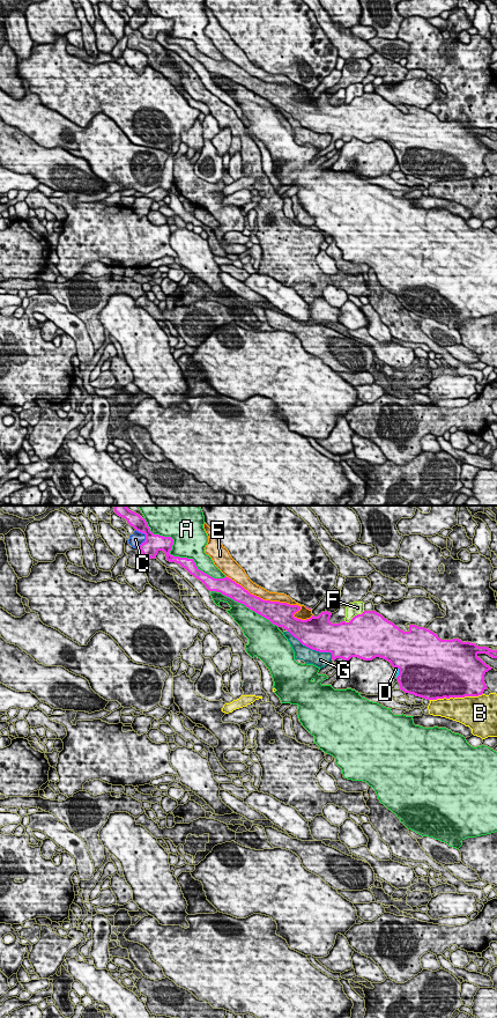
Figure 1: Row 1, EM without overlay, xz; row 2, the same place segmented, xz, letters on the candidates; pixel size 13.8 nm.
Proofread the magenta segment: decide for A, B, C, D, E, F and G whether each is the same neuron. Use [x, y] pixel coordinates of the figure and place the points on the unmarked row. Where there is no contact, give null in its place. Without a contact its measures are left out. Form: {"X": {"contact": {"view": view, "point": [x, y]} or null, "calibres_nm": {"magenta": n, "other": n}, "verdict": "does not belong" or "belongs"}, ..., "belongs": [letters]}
{"A": {"contact": {"view": "xz", "point": [176, 38]}, "calibres_nm": {"magenta": 200, "other": 420}, "verdict": "does not belong"}, "B": {"contact": {"view": "xz", "point": [455, 178]}, "calibres_nm": {"magenta": 500, "other": 380}, "verdict": "does not belong"}, "C": {"contact": {"view": "xz", "point": [146, 19]}, "calibres_nm": {"magenta": 260, "other": 190}, "verdict": "does not belong"}, "D": {"contact": {"view": "xz", "point": [399, 153]}, "calibres_nm": {"magenta": 500, "other": 60}, "verdict": "belongs"}, "E": {"contact": {"view": "xz", "point": [276, 83]}, "calibres_nm": {"magenta": 320, "other": 140}, "verdict": "does not belong"}, "F": {"contact": {"view": "xz", "point": [355, 97]}, "calibres_nm": {"magenta": 480, "other": 190}, "verdict": "does not belong"}, "G": {"contact": {"view": "xz", "point": [312, 131]}, "calibres_nm": {"magenta": 480, "other": 220}, "verdict": "does not belong"}, "belongs": ["D"]}

